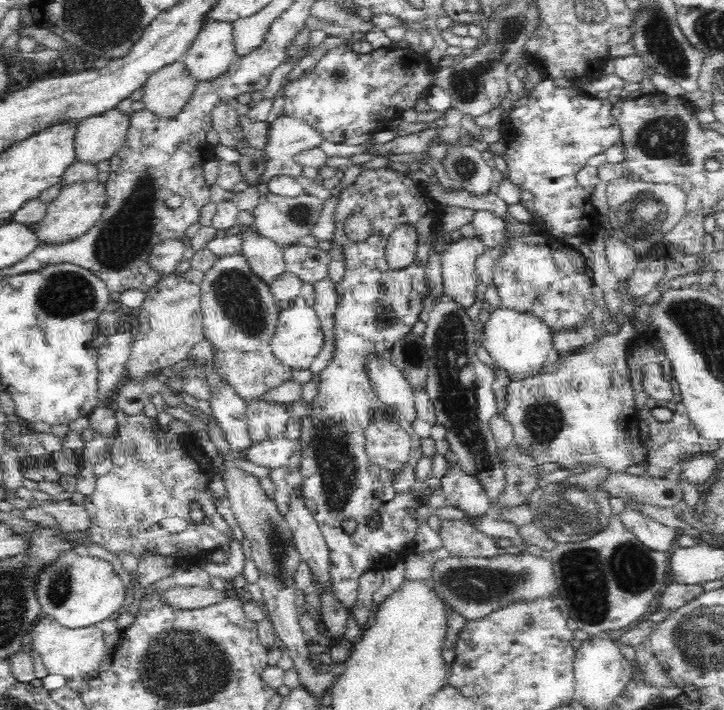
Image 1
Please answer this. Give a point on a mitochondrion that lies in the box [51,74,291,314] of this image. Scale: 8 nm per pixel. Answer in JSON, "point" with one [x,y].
{"point":[124,236]}

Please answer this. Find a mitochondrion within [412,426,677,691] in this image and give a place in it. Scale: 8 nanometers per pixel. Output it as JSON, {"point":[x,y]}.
{"point":[587,576]}

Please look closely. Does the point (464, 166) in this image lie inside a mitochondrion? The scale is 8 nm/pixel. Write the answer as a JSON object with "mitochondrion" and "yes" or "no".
{"mitochondrion":"yes"}

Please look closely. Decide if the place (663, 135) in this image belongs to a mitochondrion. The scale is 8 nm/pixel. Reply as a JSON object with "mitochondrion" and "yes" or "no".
{"mitochondrion":"yes"}

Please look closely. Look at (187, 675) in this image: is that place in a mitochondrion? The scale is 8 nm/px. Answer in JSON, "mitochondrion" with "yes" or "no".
{"mitochondrion":"yes"}

